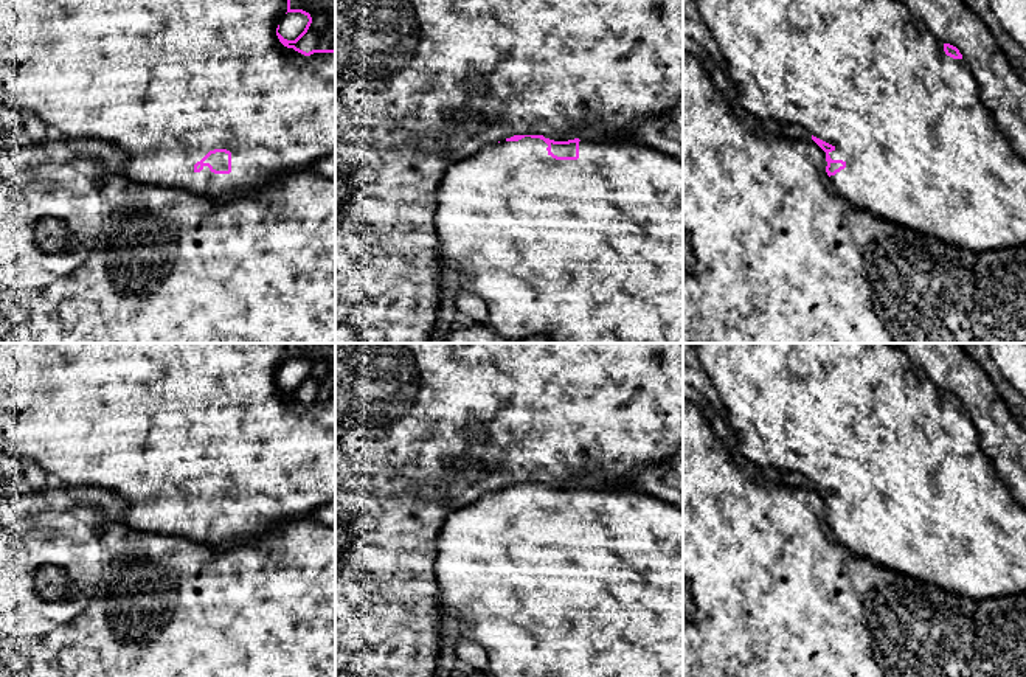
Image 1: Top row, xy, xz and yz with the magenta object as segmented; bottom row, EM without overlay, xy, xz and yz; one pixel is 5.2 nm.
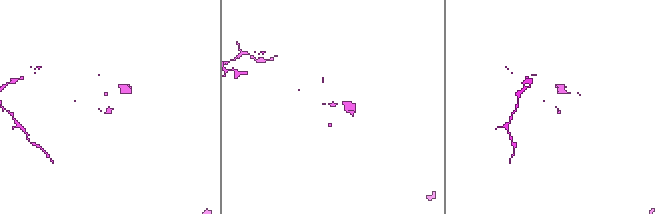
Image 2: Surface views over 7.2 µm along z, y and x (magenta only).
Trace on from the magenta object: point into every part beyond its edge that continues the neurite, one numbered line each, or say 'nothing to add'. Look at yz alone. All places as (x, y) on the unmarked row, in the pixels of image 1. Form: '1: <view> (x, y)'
1: yz (859, 420)

